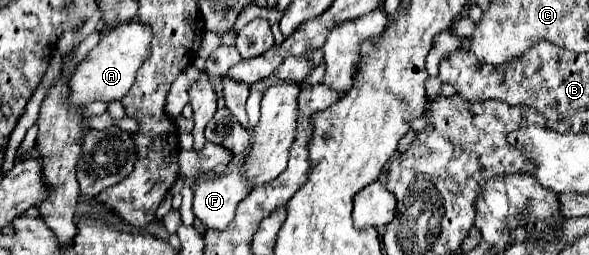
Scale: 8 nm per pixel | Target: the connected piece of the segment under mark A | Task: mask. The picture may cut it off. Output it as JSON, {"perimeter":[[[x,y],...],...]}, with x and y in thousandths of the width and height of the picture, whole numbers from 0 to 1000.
{"perimeter":[[[224,86],[214,102],[200,102],[190,125],[177,133],[173,157],[153,196],[139,251],[132,251],[129,282],[119,306],[119,400],[126,416],[146,416],[153,400],[190,400],[207,392],[228,329],[228,298],[238,251],[251,227],[251,173],[258,157],[258,125],[251,125],[248,94]]]}

